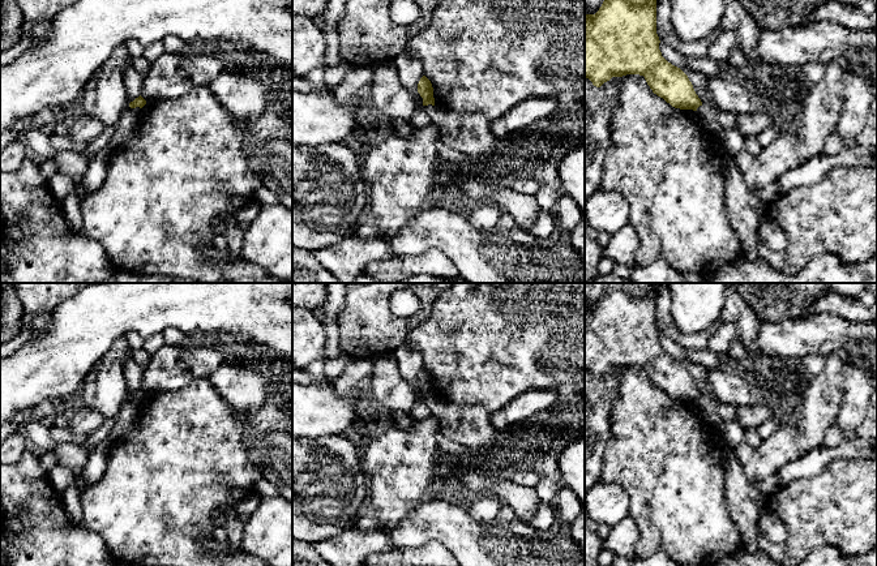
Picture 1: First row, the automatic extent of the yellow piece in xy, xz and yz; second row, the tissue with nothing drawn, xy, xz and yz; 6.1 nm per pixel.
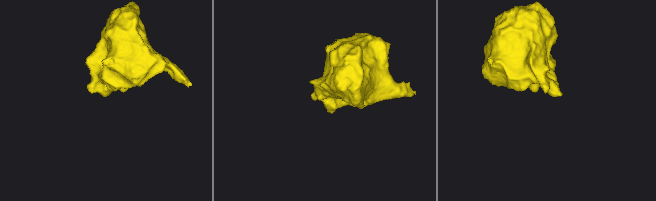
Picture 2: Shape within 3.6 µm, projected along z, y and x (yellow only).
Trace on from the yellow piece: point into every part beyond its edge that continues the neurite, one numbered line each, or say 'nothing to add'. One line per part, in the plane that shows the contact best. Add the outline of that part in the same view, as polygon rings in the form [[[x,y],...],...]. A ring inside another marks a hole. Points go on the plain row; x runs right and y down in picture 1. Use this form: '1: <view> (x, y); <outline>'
nothing to add

